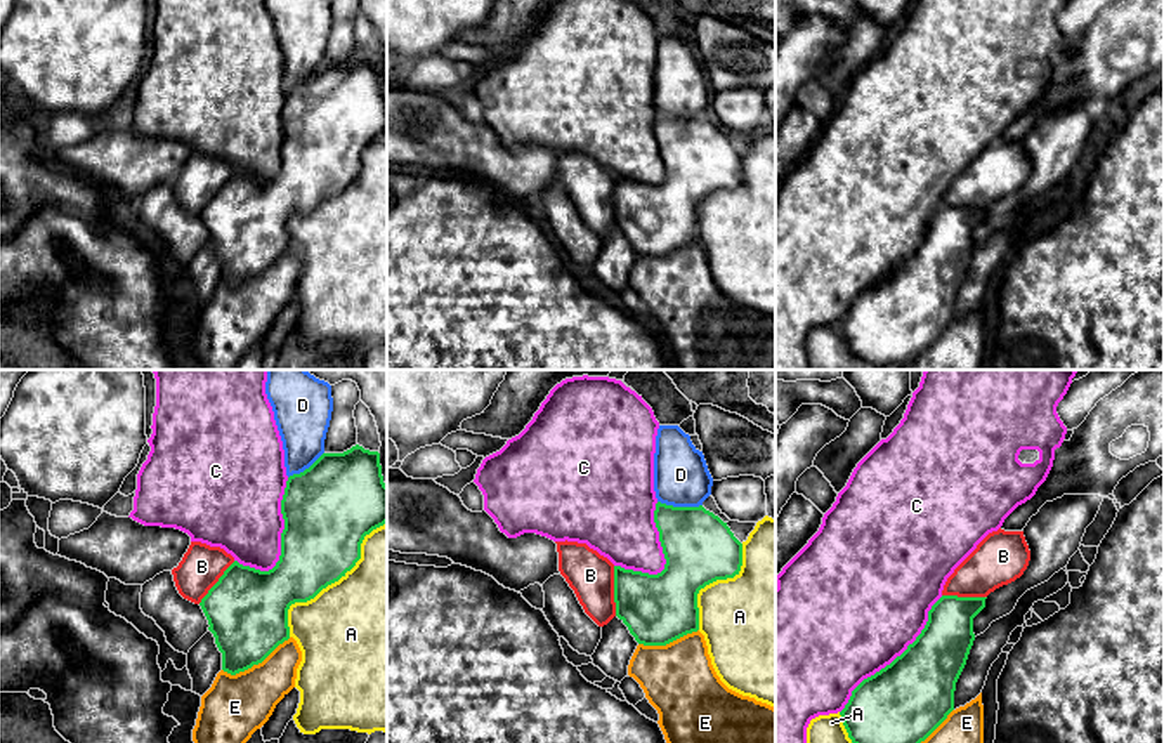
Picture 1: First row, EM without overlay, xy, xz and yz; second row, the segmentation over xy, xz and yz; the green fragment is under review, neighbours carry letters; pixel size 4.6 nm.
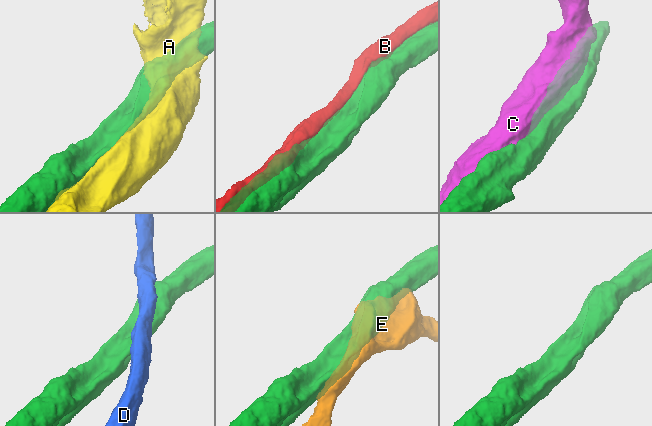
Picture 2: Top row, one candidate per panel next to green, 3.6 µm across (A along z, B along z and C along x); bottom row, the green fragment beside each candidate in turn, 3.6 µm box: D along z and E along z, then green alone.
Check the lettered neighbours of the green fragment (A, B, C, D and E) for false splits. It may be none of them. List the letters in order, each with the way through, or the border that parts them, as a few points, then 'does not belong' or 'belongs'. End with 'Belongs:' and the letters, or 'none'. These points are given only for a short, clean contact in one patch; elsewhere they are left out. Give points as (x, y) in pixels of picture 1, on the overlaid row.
A: does not belong
B: belongs
C: does not belong
D: does not belong
E: does not belong
Belongs: B

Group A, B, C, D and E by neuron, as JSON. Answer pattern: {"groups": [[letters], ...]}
{"groups": [["A"], ["B"], ["C", "D"], ["E"]]}

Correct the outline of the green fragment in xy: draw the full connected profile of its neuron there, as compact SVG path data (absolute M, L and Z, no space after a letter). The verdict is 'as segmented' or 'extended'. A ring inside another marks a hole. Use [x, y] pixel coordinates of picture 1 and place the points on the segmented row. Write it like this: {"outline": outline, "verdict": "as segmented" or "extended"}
{"outline": "M359 444L343 453L323 453L309 469L288 477L281 514L281 556L272 569L243 566L224 549L201 542L191 542L179 566L172 569L179 594L201 606L222 653L222 670L231 675L262 663L288 641L290 606L314 599L345 576L361 559L364 536L387 523L387 484L380 453Z", "verdict": "extended"}

